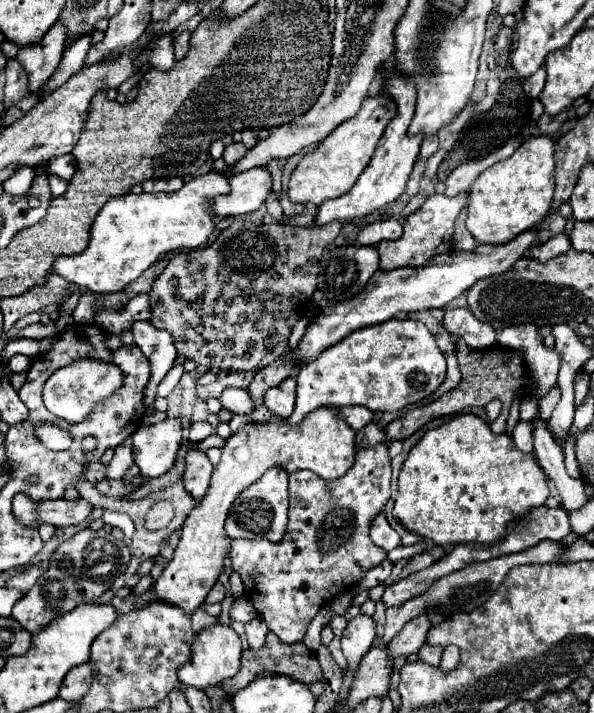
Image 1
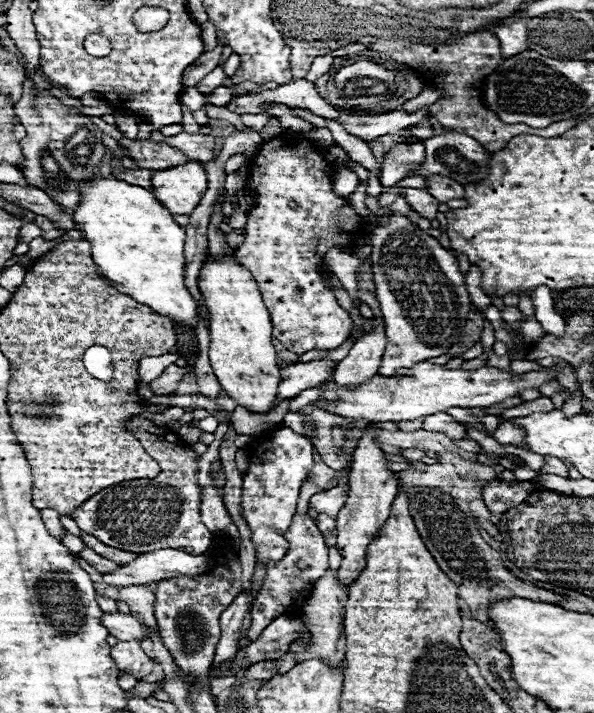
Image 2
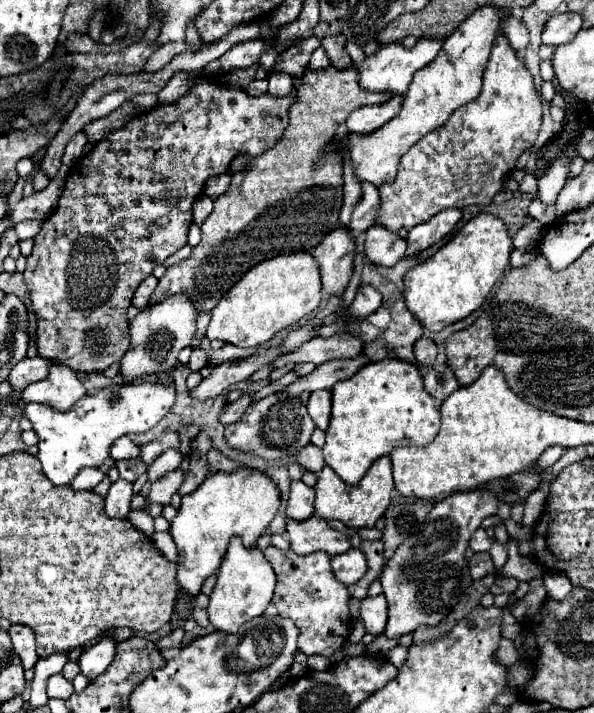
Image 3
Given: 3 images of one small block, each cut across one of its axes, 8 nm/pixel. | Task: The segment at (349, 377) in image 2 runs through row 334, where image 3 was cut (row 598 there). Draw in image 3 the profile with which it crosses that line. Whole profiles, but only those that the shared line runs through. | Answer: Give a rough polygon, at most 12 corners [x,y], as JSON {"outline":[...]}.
{"outline":[[384,594],[360,602],[360,618],[370,634],[382,634],[388,620]]}

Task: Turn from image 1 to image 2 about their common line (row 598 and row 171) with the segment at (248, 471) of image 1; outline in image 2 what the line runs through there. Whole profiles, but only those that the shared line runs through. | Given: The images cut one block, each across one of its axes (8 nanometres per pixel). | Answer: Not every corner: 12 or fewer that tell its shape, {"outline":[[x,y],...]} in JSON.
{"outline":[[198,162],[152,174],[156,200],[174,216],[192,214],[204,196]]}

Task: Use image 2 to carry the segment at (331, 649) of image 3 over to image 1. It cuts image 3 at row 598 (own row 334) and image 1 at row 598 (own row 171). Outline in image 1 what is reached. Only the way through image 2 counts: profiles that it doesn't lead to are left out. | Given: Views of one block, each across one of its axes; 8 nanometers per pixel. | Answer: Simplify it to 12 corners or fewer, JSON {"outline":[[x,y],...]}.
{"outline":[[388,446],[336,480],[290,474],[280,542],[232,540],[232,570],[282,642],[386,560]]}

